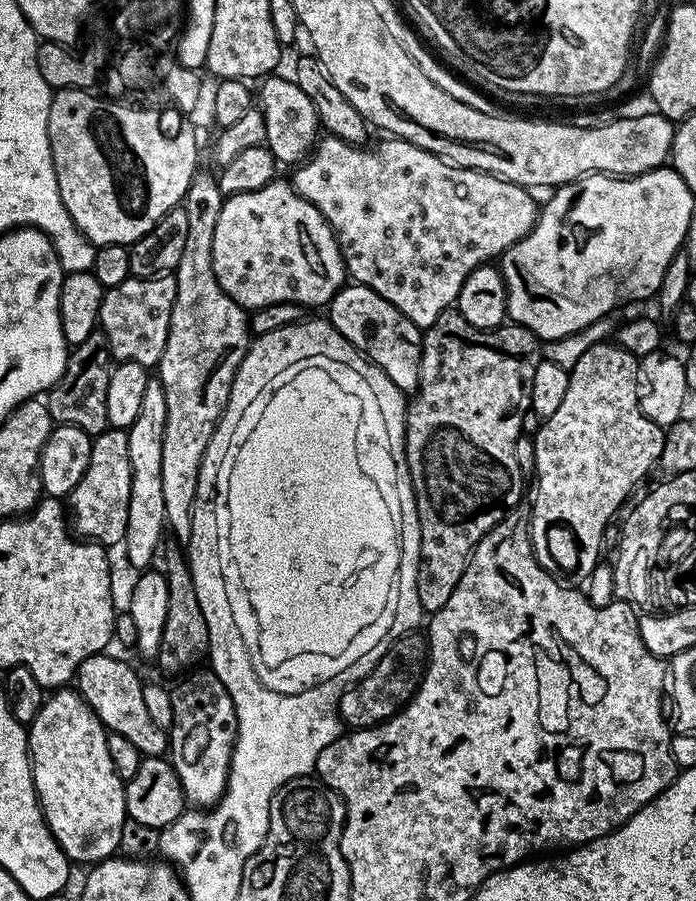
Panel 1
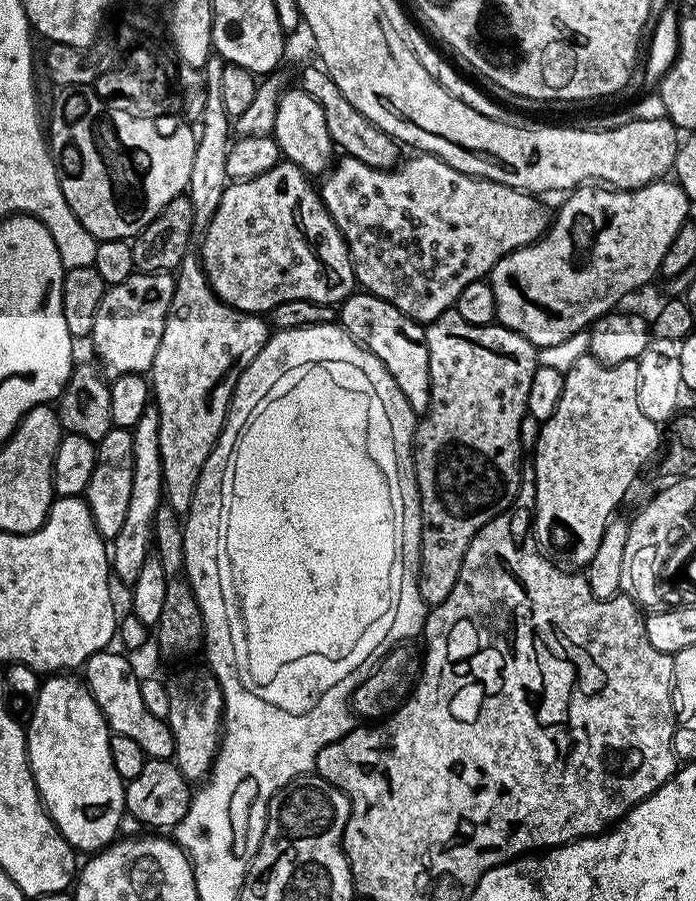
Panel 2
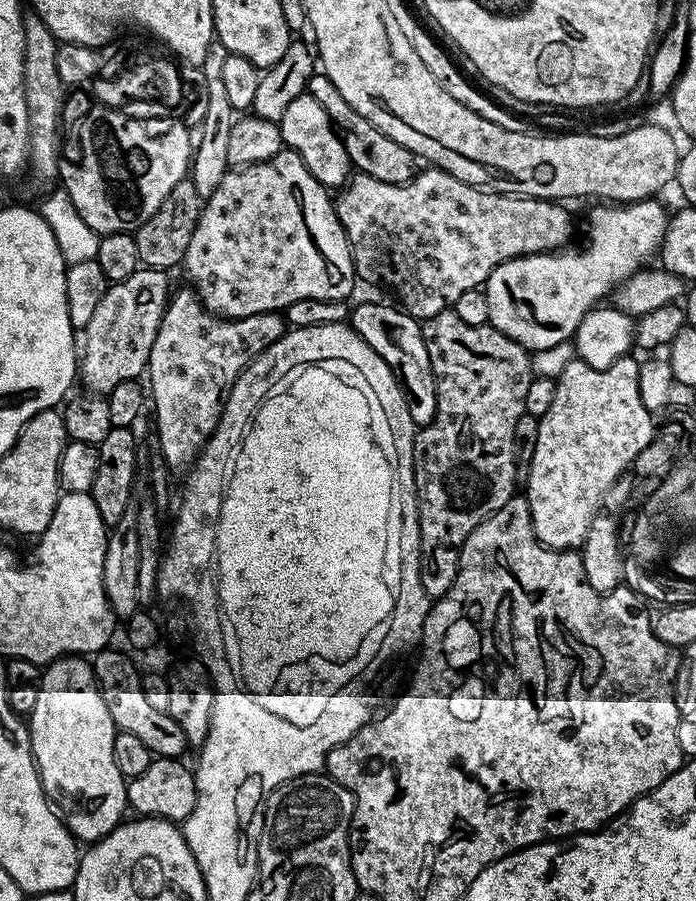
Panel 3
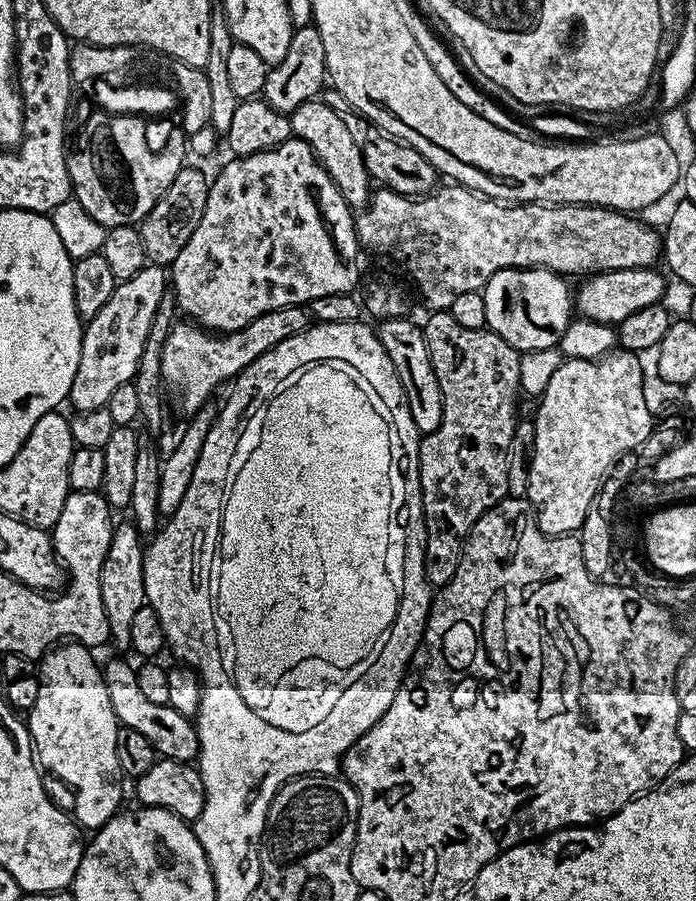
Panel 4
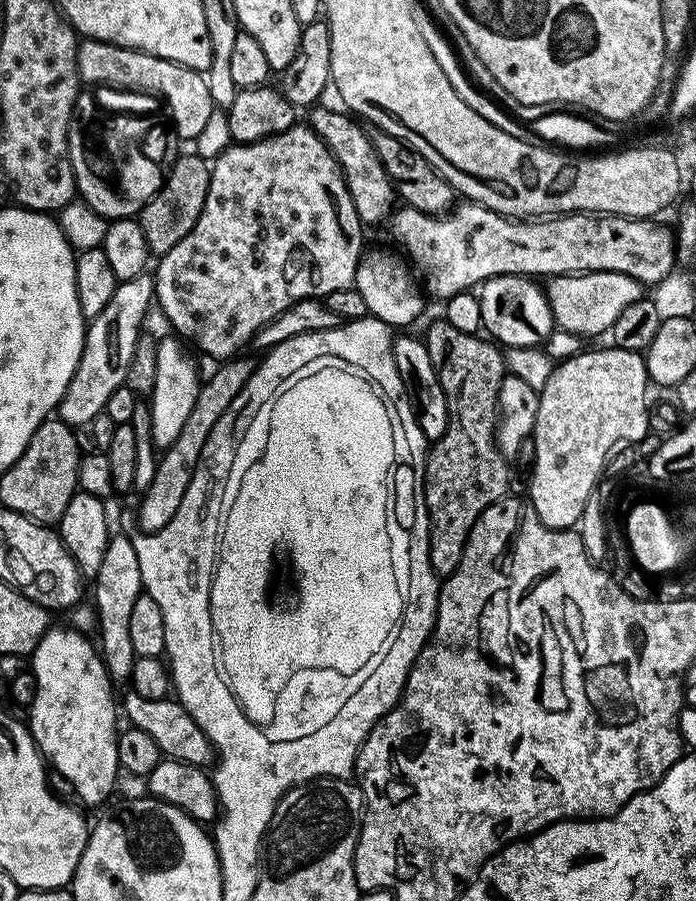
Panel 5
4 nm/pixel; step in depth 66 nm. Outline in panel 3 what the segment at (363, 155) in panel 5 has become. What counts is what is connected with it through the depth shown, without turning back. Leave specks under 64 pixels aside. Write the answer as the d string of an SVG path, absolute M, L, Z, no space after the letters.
M307 94L294 98L294 102L290 102L286 114L282 114L278 123L285 149L300 155L306 162L306 168L310 170L310 174L318 178L321 186L329 190L343 189L353 175L354 169L346 152L346 146L336 130L336 125L333 124L330 114L322 110L318 98Z

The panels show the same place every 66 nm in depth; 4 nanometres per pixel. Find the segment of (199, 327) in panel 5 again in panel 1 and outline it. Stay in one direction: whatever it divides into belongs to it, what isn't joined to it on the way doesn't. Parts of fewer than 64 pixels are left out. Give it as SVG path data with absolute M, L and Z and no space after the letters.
M283 178L271 180L262 190L225 199L214 229L212 269L220 289L245 310L274 302L327 306L346 283L344 259L332 227Z

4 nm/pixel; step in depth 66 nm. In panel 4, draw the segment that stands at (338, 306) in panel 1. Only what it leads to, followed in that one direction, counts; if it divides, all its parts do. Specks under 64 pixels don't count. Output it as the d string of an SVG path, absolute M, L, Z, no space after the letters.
M404 316L381 319L378 324L378 335L384 353L388 355L390 362L394 362L394 370L404 387L410 406L410 418L414 418L414 426L420 433L427 434L438 430L442 422L442 390L438 386L438 378L430 362L424 329L419 323L415 324L408 319Z

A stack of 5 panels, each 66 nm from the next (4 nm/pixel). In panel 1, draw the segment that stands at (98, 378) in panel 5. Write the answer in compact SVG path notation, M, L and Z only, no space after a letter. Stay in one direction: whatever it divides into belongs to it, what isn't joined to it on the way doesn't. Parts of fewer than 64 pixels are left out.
M172 274L155 276L152 280L130 278L126 282L105 291L98 328L104 333L108 343L108 351L113 361L138 362L142 367L149 370L155 369L159 365L170 330L170 310L174 306L175 293L176 278Z

